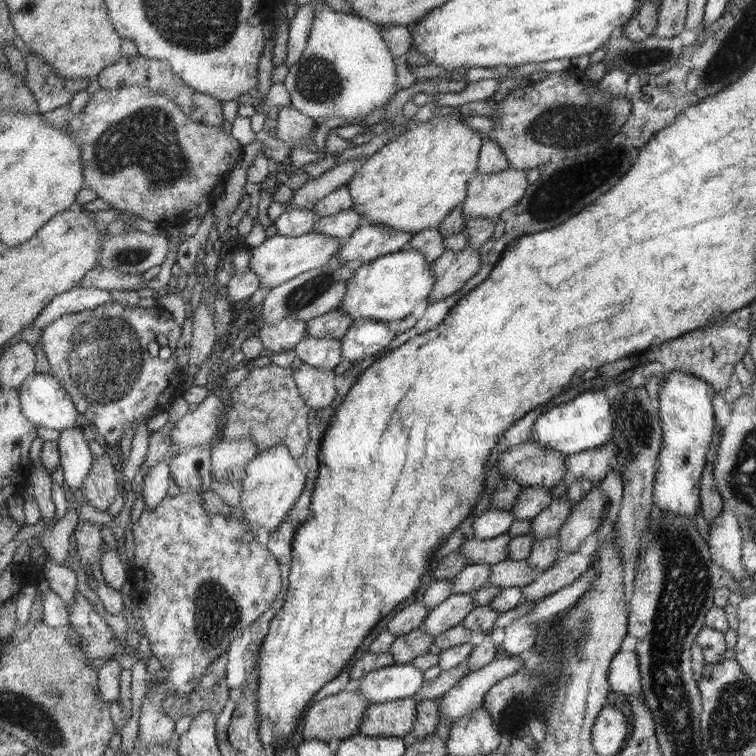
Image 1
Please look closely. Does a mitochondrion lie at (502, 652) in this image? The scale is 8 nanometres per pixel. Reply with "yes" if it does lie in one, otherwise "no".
no

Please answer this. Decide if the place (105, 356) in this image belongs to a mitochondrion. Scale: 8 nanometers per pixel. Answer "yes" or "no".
yes

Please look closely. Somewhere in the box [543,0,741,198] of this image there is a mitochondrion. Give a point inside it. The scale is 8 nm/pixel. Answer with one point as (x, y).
(644, 57)

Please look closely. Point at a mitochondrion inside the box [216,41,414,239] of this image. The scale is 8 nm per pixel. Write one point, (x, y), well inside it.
(317, 80)

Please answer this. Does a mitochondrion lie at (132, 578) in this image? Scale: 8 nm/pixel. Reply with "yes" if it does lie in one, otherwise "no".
no

